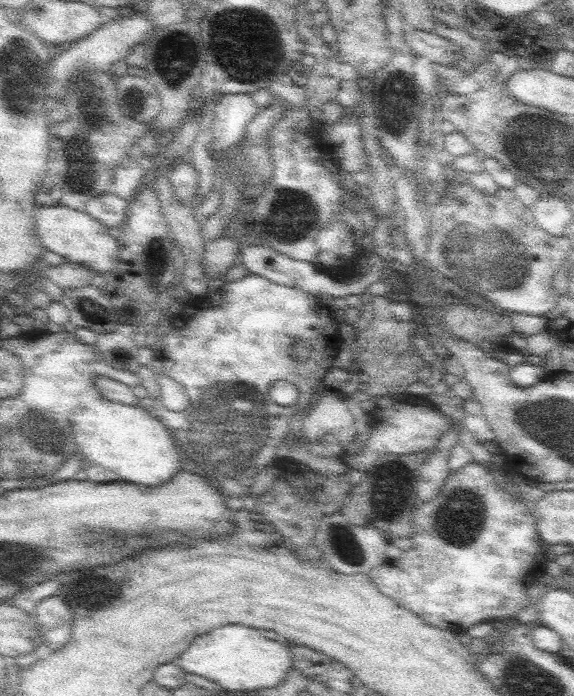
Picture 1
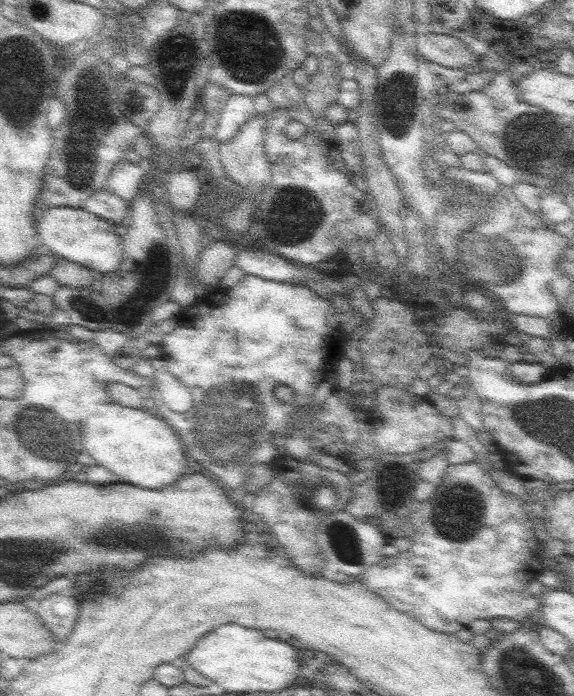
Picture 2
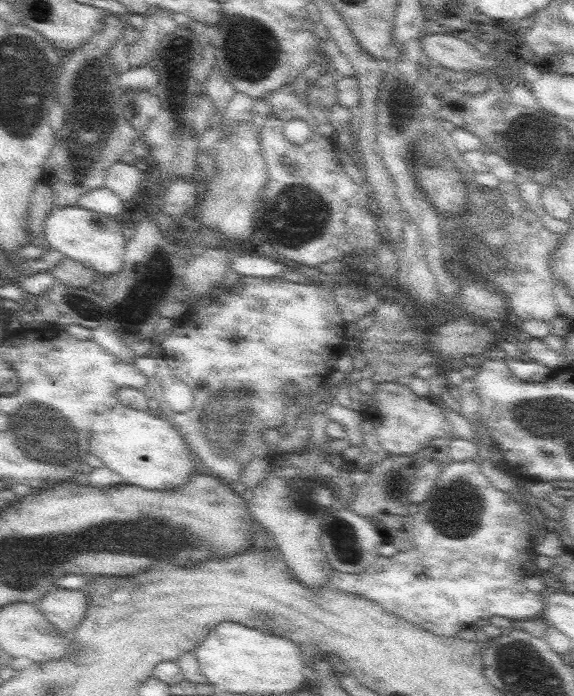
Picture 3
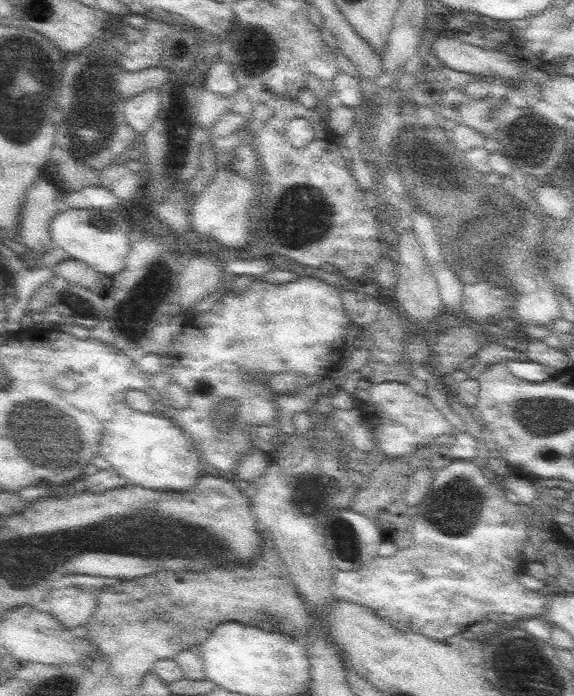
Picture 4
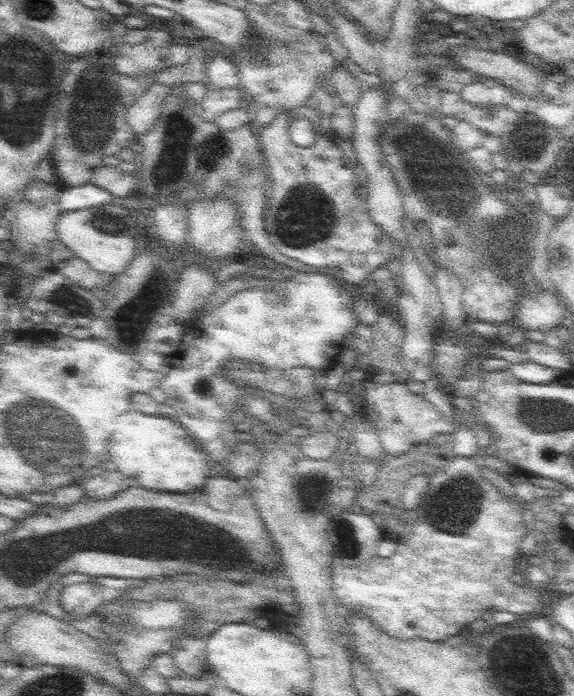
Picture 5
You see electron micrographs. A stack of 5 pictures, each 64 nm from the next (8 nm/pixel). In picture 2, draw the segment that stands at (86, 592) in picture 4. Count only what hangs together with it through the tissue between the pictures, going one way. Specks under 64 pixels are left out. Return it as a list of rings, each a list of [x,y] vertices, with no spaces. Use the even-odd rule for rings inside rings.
[[[67,592],[50,594],[44,598],[37,609],[37,614],[59,644],[67,641],[78,621],[79,604],[77,599]]]

